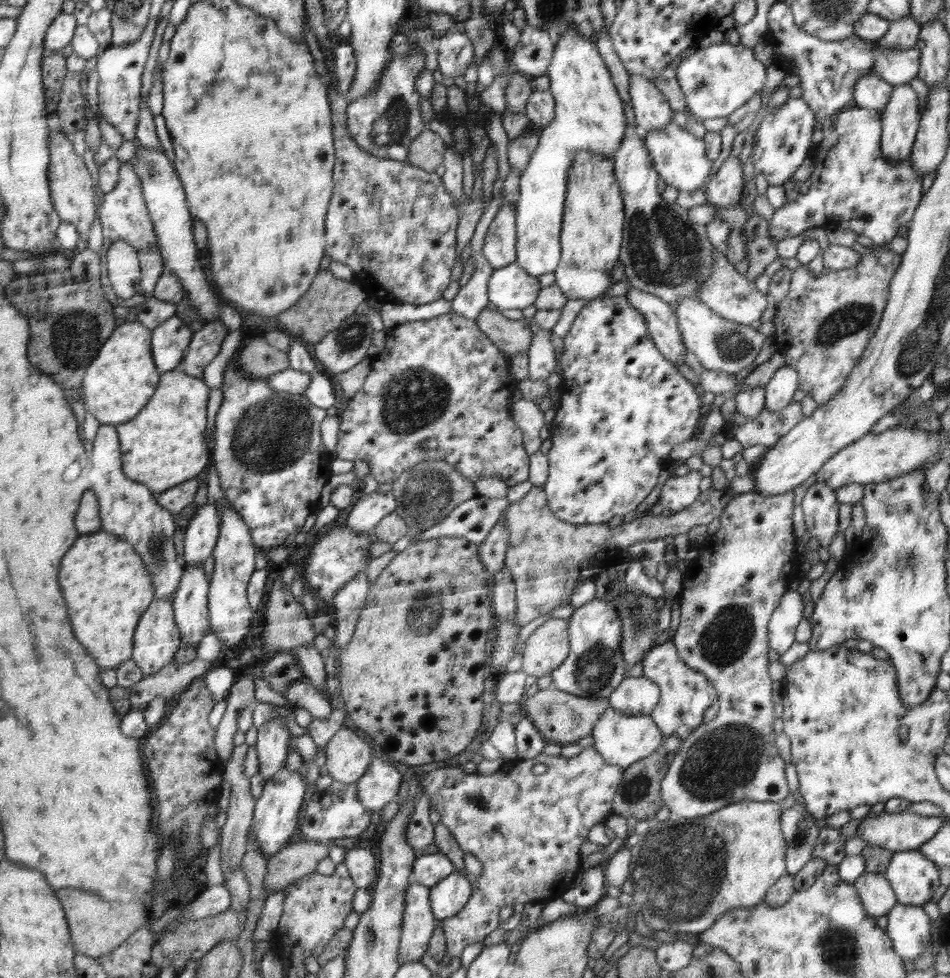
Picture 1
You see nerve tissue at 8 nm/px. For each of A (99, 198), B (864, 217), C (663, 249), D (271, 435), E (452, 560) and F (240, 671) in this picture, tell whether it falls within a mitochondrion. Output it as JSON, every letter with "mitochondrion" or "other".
{"A":"other","B":"other","C":"mitochondrion","D":"mitochondrion","E":"other","F":"other"}

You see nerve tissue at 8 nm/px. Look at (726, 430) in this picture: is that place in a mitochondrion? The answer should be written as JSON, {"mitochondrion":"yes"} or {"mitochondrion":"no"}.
{"mitochondrion":"no"}

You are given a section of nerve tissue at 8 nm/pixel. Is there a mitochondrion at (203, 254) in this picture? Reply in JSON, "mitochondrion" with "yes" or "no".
{"mitochondrion":"no"}

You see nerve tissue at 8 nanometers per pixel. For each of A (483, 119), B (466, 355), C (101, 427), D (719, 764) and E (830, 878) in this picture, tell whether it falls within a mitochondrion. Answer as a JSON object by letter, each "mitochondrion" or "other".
{"A":"other","B":"other","C":"other","D":"mitochondrion","E":"other"}

